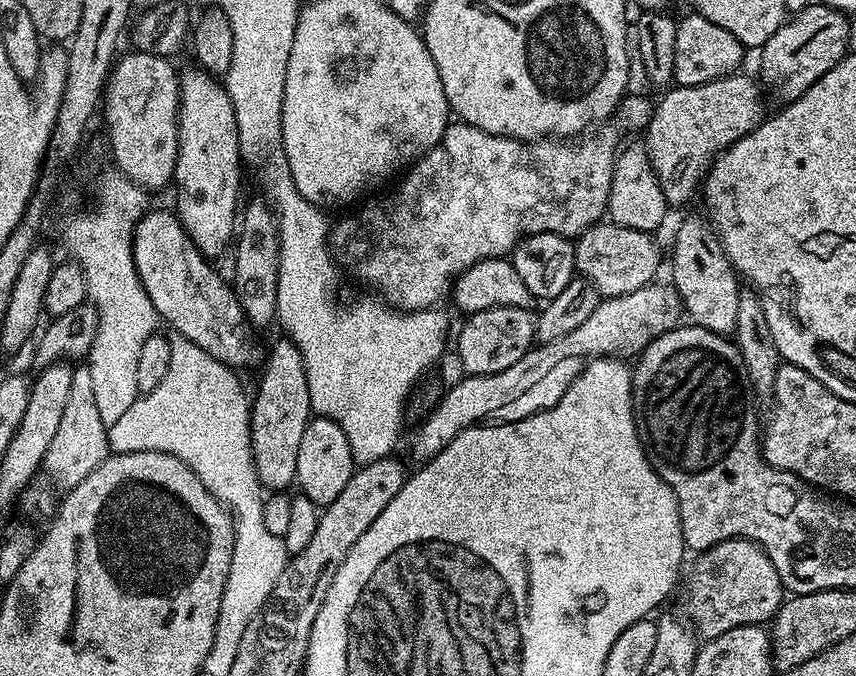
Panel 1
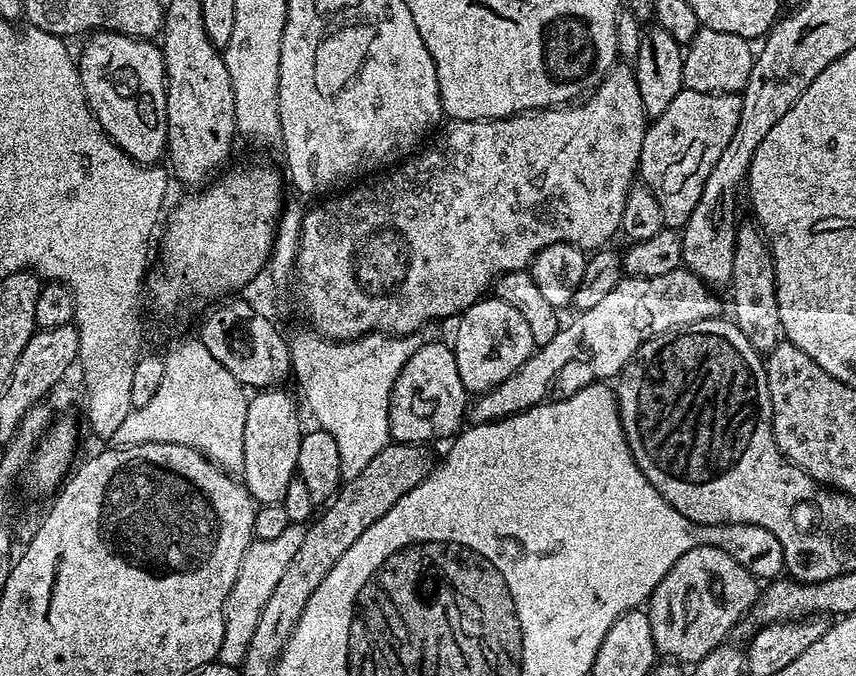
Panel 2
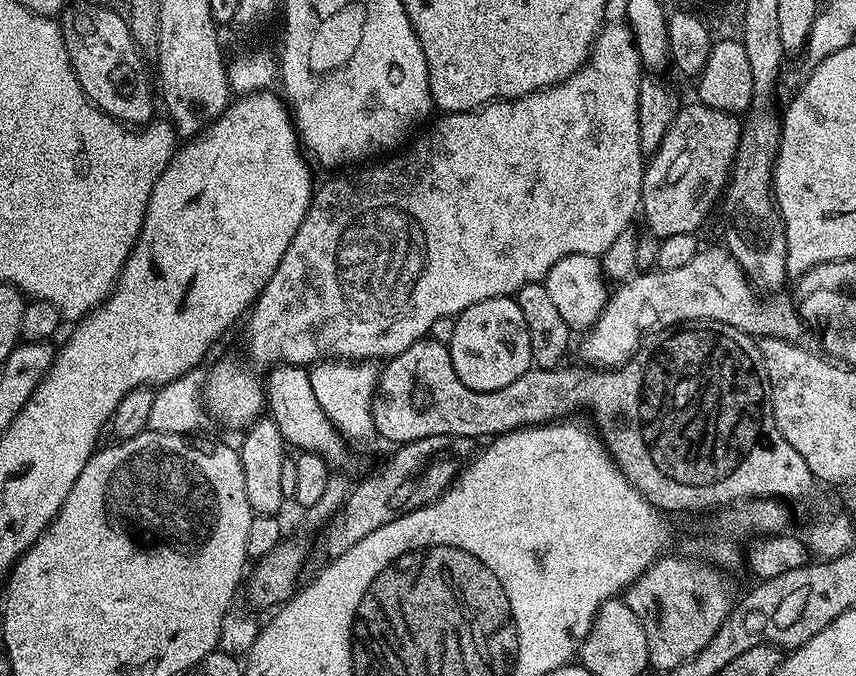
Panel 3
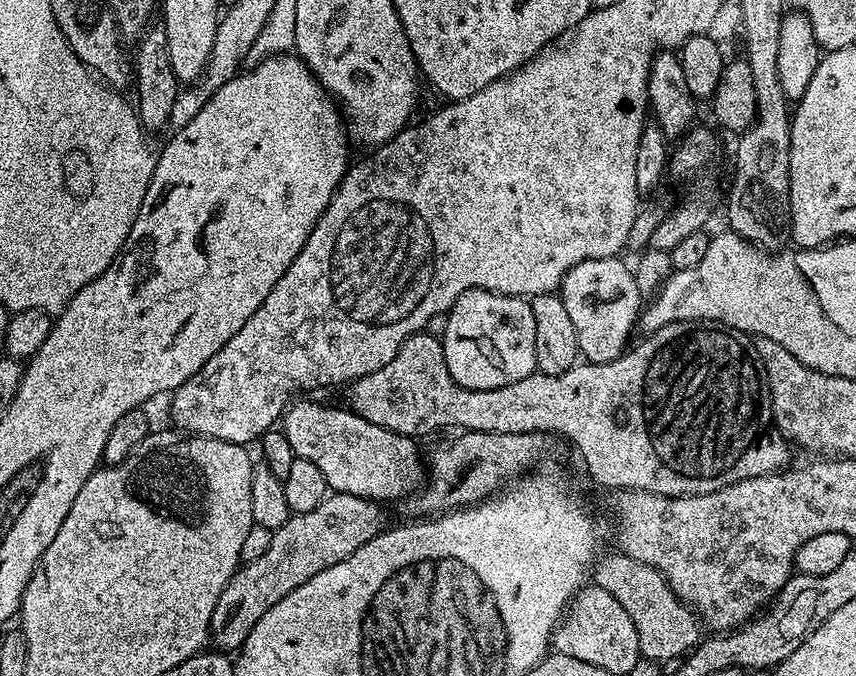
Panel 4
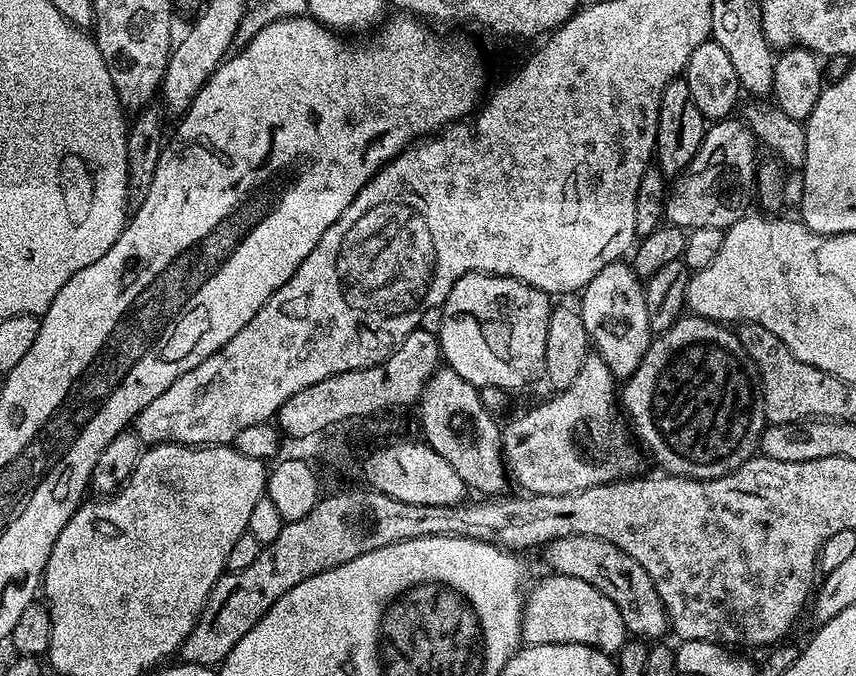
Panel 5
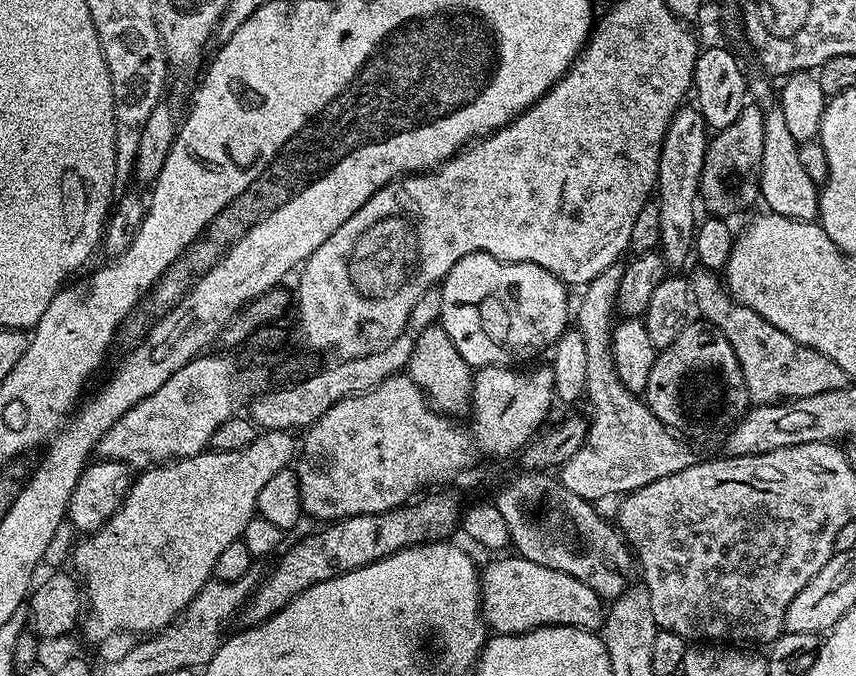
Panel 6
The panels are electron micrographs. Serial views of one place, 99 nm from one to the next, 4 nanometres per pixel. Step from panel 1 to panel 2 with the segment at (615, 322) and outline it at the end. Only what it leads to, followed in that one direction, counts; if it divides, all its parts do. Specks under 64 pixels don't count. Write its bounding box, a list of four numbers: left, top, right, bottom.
[467,266,720,424]

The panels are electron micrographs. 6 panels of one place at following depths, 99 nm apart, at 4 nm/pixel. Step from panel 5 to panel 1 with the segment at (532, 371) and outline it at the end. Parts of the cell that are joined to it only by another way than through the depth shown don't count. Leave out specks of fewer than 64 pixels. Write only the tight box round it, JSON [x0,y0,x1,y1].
[454,308,534,376]

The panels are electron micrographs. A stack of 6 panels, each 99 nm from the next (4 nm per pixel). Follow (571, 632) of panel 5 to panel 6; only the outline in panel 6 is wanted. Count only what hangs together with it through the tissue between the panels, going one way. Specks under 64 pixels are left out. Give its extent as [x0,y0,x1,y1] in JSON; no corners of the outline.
[480,554,606,636]

